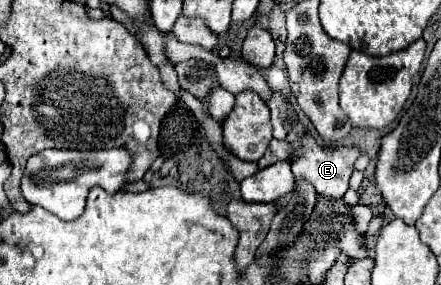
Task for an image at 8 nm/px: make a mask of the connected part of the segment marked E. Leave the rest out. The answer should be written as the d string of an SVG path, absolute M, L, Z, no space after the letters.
M303 134L301 136L301 154L291 160L291 172L295 178L301 178L305 182L309 182L319 196L325 198L343 198L343 194L349 188L349 176L353 174L353 162L359 158L359 150L357 148L321 148L317 144L317 140L311 134Z

